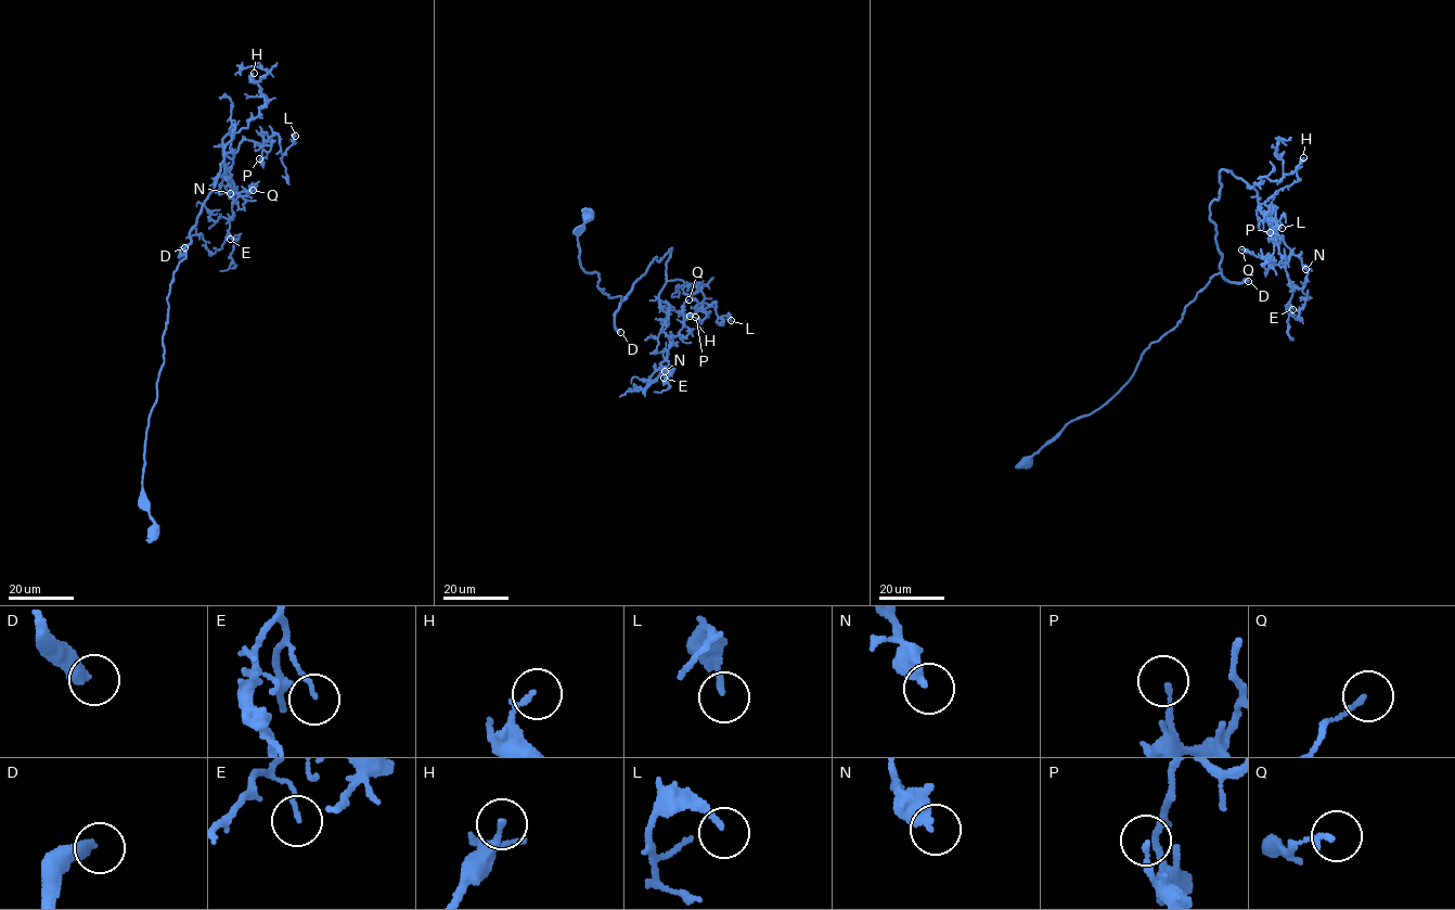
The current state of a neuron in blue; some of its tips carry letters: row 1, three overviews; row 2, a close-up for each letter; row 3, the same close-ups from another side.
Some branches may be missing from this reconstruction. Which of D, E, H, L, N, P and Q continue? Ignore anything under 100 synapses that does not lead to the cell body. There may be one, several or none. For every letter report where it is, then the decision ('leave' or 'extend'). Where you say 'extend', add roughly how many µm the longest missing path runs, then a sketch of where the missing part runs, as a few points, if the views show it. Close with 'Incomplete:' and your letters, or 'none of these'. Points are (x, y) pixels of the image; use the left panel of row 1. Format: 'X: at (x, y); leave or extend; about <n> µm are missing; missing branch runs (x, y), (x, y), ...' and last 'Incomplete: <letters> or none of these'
D: at (184, 247); extend; about 45 µm are missing; missing branch runs (184, 247), (178, 261), (182, 281), (169, 285), (165, 293), (167, 310), (162, 317)
E: at (230, 239); leave
H: at (254, 73); leave
L: at (295, 136); leave
N: at (230, 193); leave
P: at (259, 158); leave
Q: at (253, 190); leave
Incomplete: D

